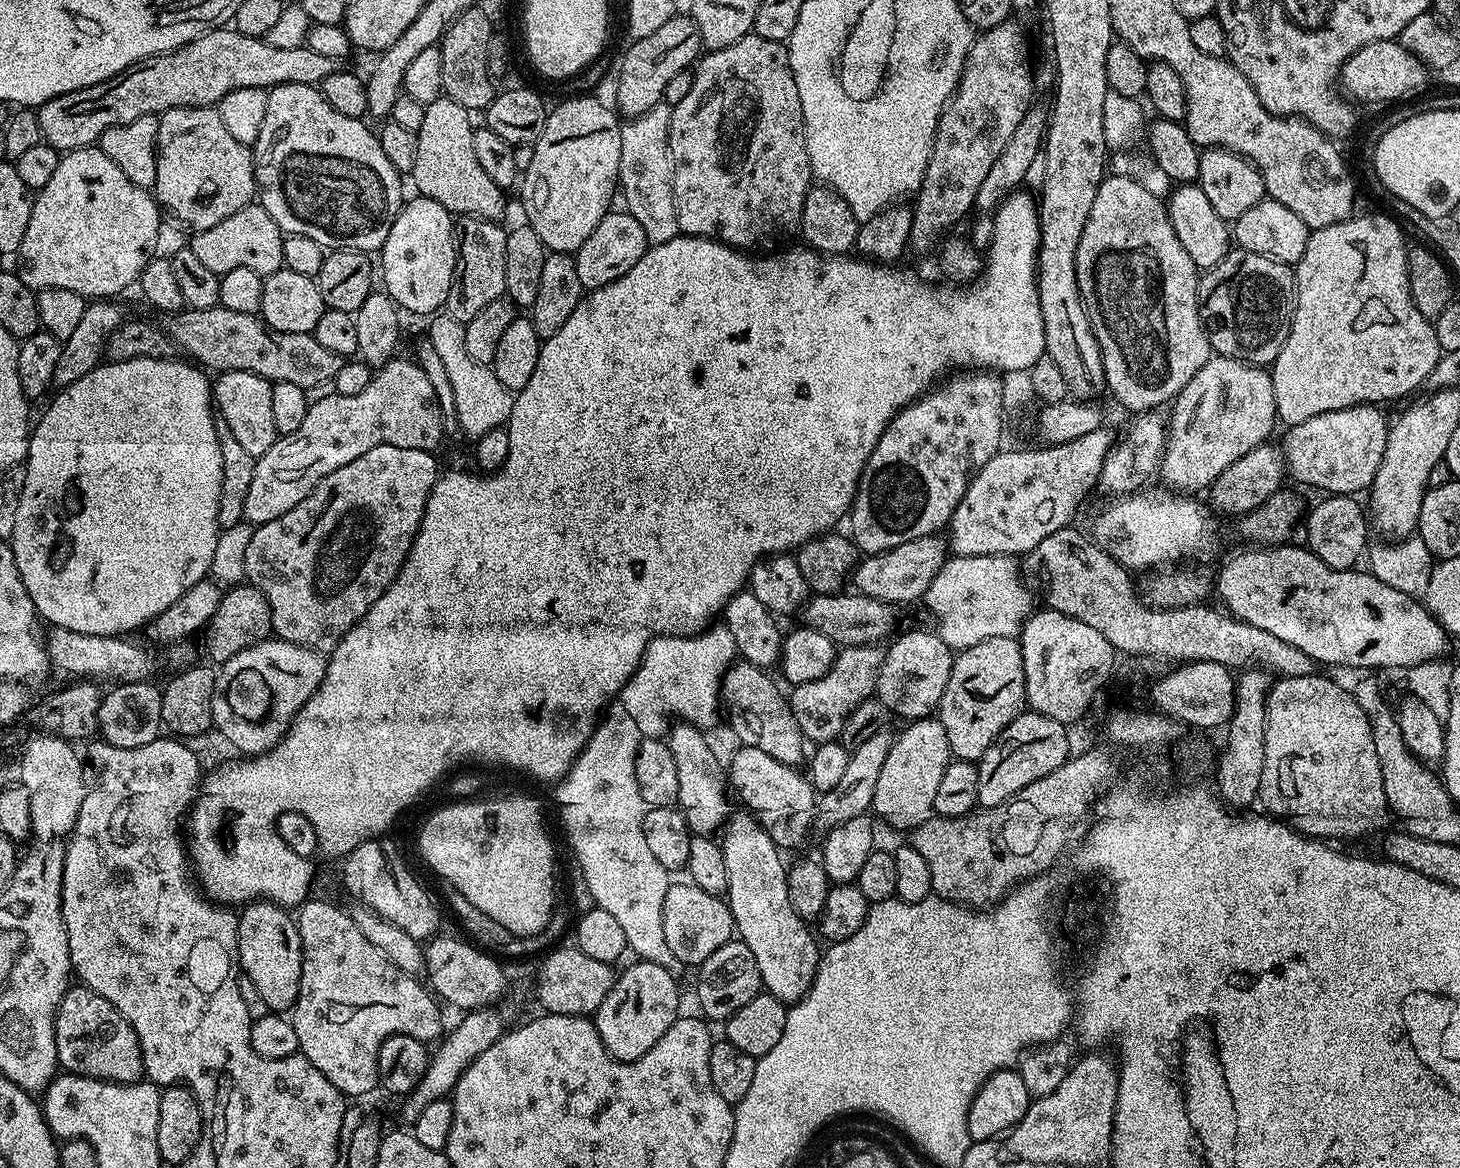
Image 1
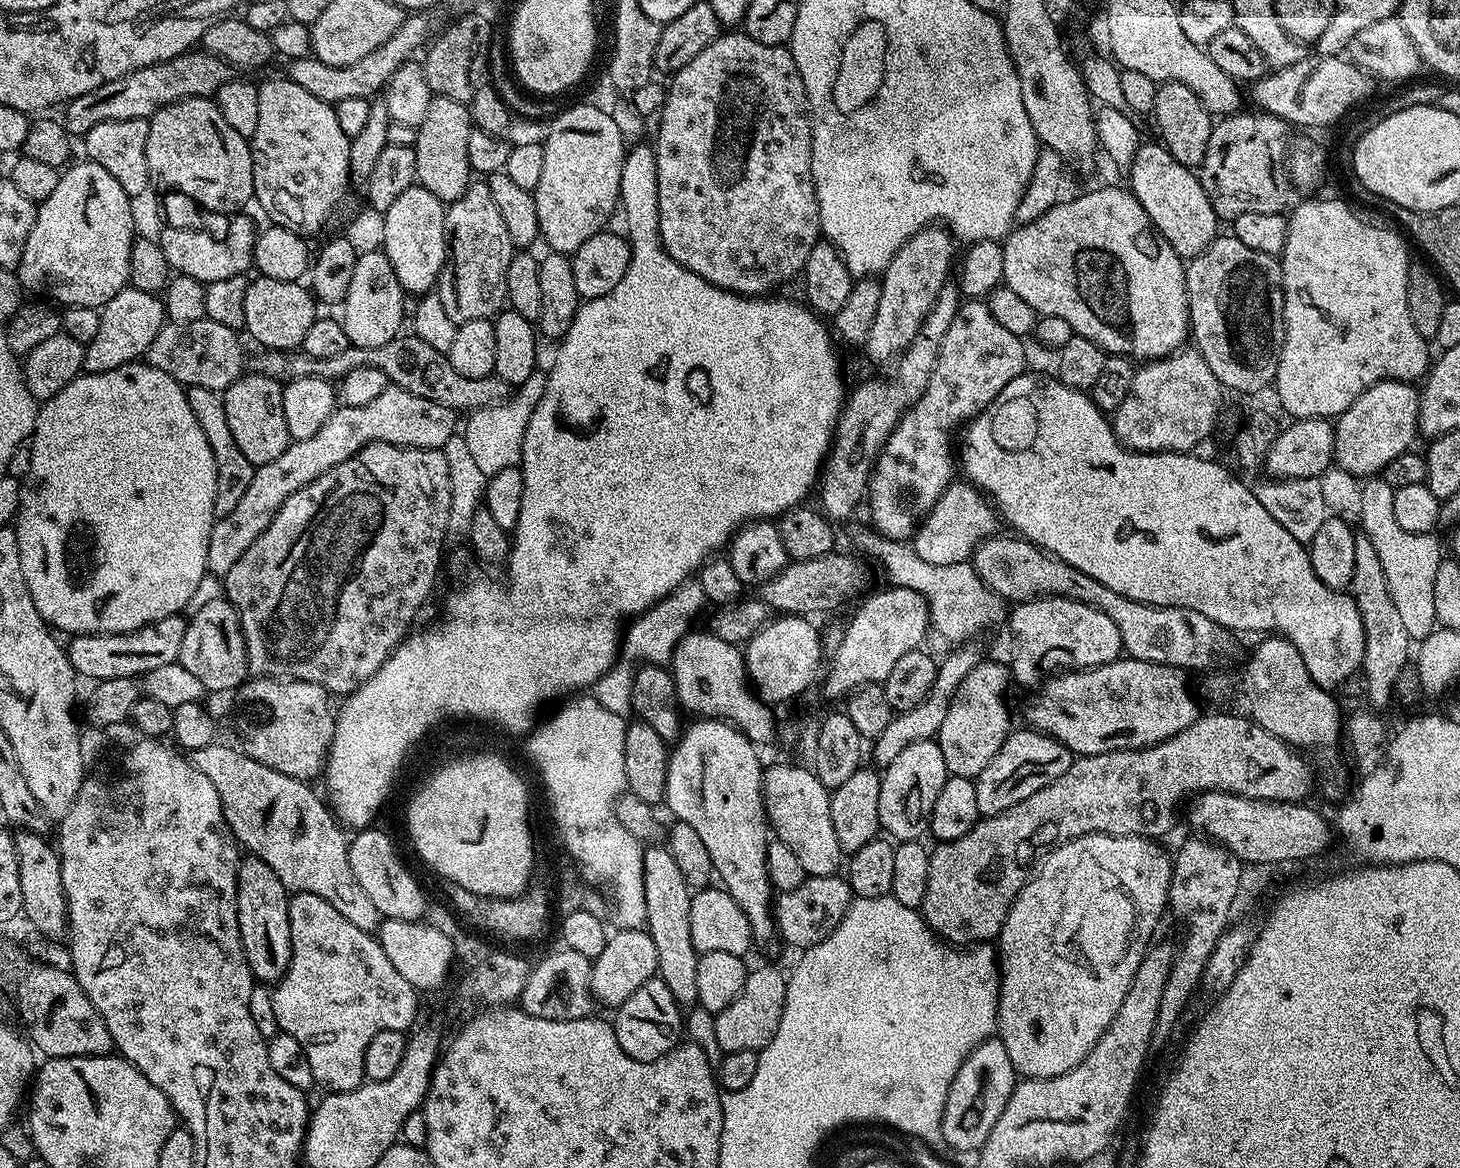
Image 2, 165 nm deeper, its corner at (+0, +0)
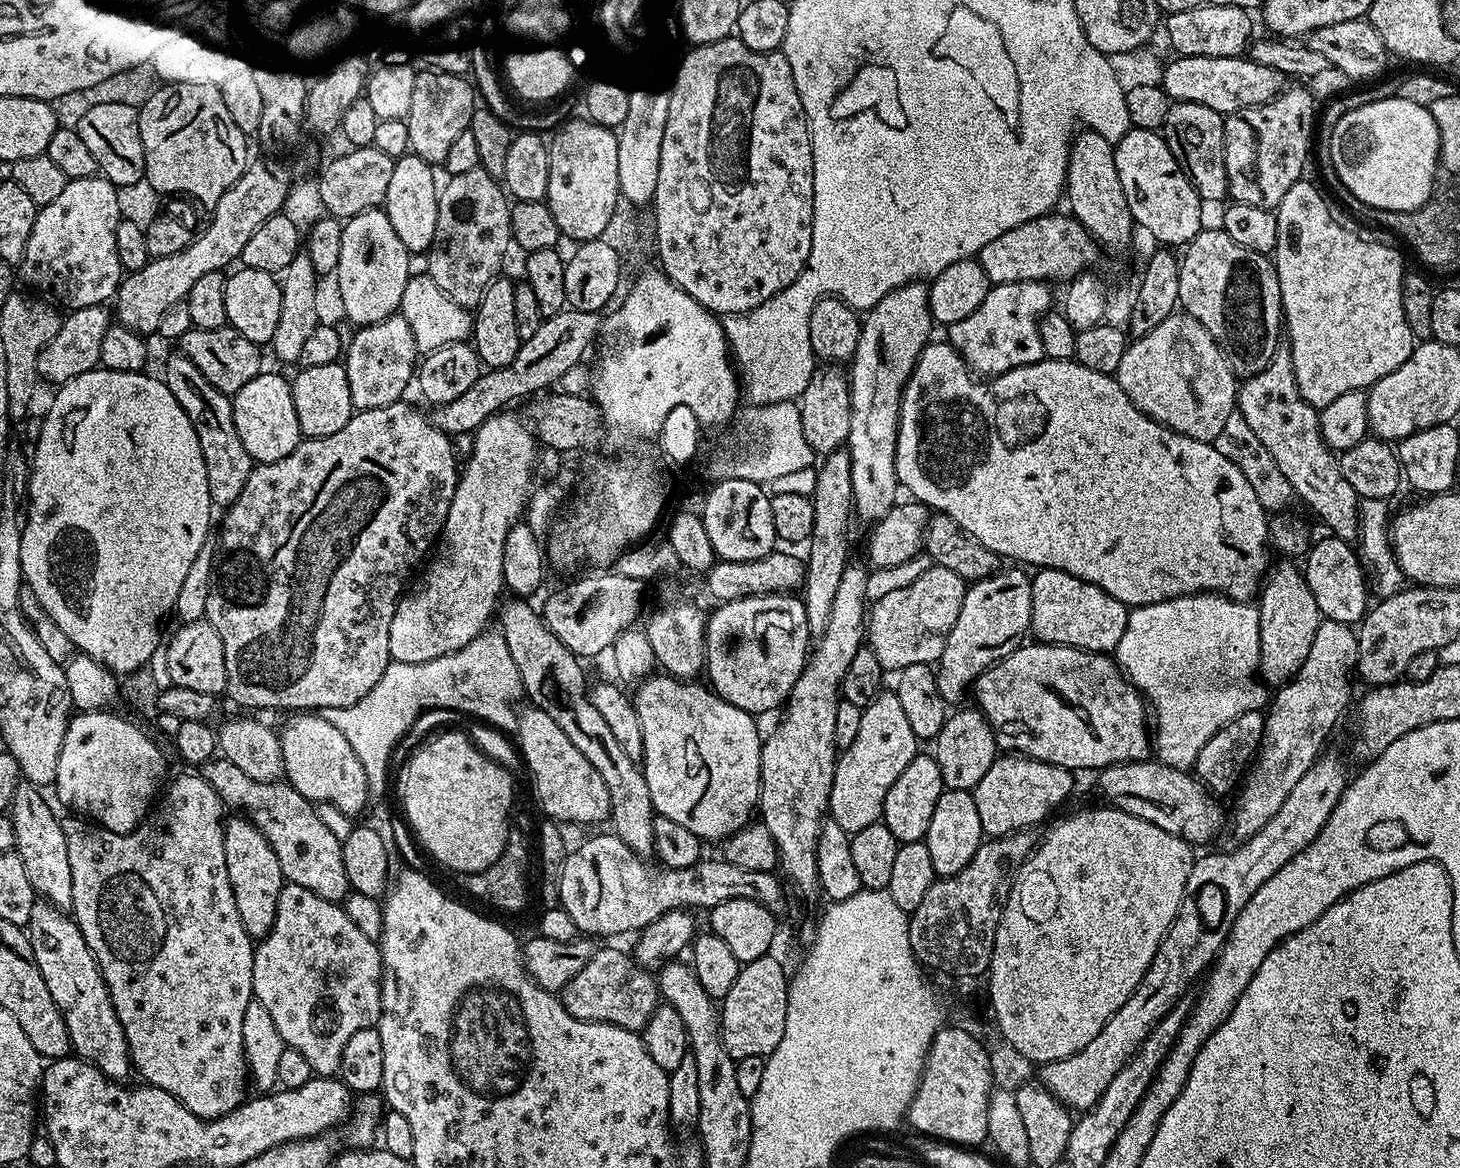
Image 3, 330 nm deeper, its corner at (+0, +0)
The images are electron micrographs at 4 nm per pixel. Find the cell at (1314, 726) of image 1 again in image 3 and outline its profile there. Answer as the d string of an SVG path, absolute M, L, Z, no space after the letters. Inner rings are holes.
M1284 563L1288 564L1280 564L1277 568L1275 565L1267 573L1258 596L1259 675L1268 686L1283 686L1296 675L1302 662L1306 662L1306 654L1310 654L1310 646L1314 646L1314 634L1318 634L1318 626L1322 623L1318 602L1314 602L1314 594L1310 594L1303 571L1297 565L1296 568L1292 565L1295 563Z

